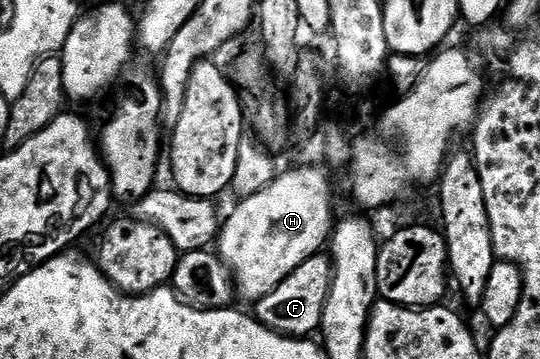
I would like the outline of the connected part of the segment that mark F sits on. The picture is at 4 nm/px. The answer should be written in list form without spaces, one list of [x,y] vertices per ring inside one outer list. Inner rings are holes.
[[[318,254],[307,258],[307,262],[291,270],[291,274],[287,274],[287,278],[283,278],[283,282],[279,282],[275,290],[271,290],[271,294],[256,301],[255,315],[258,322],[283,336],[312,337],[321,327],[323,306],[327,302],[332,281],[333,261],[328,255]]]

